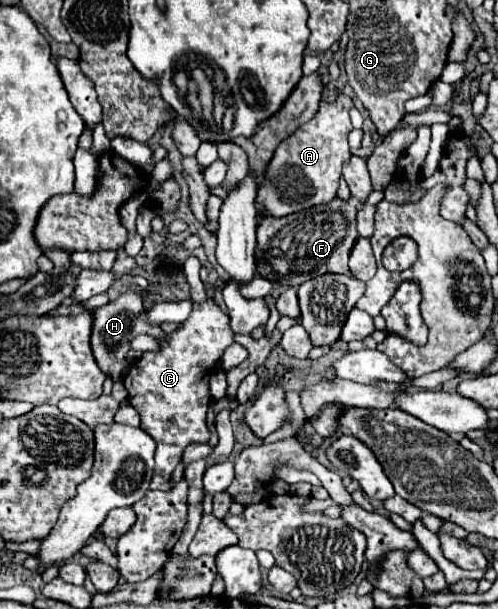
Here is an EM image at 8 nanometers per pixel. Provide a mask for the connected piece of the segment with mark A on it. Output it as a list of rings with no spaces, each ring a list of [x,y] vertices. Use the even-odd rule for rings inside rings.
[[[340,95],[334,105],[322,101],[318,113],[280,143],[258,189],[258,209],[268,211],[272,217],[284,217],[314,205],[326,205],[336,197],[342,167],[352,157],[348,147],[348,133],[352,131],[348,113],[352,107],[348,95]]]

